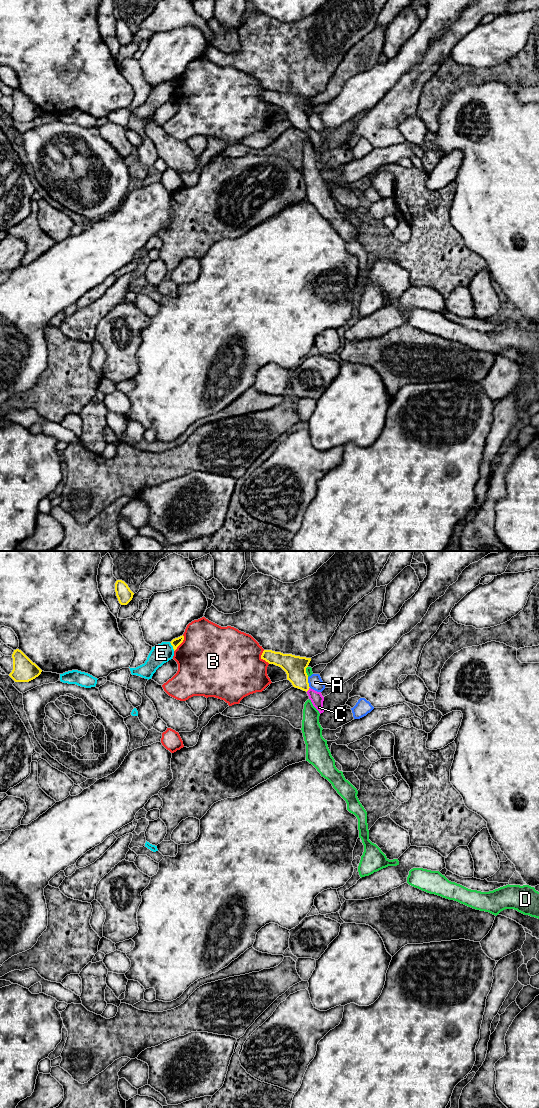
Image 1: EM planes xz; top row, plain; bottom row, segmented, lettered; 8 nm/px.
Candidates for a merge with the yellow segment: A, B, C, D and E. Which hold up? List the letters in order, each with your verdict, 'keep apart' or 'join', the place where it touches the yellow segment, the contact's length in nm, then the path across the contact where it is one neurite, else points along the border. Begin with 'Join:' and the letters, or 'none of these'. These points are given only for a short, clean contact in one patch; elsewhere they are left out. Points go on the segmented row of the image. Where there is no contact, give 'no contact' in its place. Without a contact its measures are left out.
Join: C
A: keep apart; meets yellow in xz at (307, 682); contact 90 nm long; border along xz (307, 677), (310, 687)
B: keep apart; meets yellow in xz at (262, 658); contact 120 nm long
C: join; meets yellow in xz at (308, 689); contact 50 nm long; runs through xz (295, 667), (299, 680), (308, 689), (316, 698)
D: keep apart; meets yellow in xz at (305, 671); contact 90 nm long
E: keep apart; meets yellow in xz at (172, 645); contact 80 nm long

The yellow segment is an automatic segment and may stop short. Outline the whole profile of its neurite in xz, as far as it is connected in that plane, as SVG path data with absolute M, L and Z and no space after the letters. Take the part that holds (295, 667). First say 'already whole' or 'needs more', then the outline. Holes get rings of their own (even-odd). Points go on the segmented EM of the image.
needs more; M264 650L261 659L269 664L281 667L286 672L287 680L292 683L293 687L306 691L313 706L320 714L324 712L324 697L321 692L311 689L308 683L306 668L308 667L311 658L283 654L272 650Z

